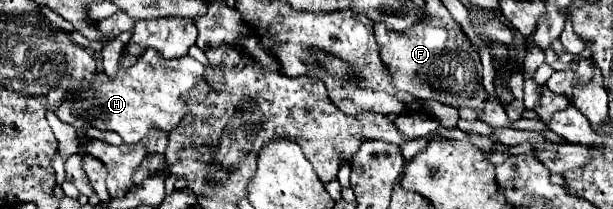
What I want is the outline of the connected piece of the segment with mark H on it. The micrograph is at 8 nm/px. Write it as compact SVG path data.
M148 47L128 71L118 69L112 79L98 69L96 81L90 83L86 91L68 95L56 109L56 115L60 121L70 123L80 131L88 127L116 131L124 143L138 143L140 139L148 137L150 131L162 131L168 135L170 129L180 125L182 117L188 113L190 103L186 93L204 81L204 73L206 67L190 55L166 61L155 48Z

